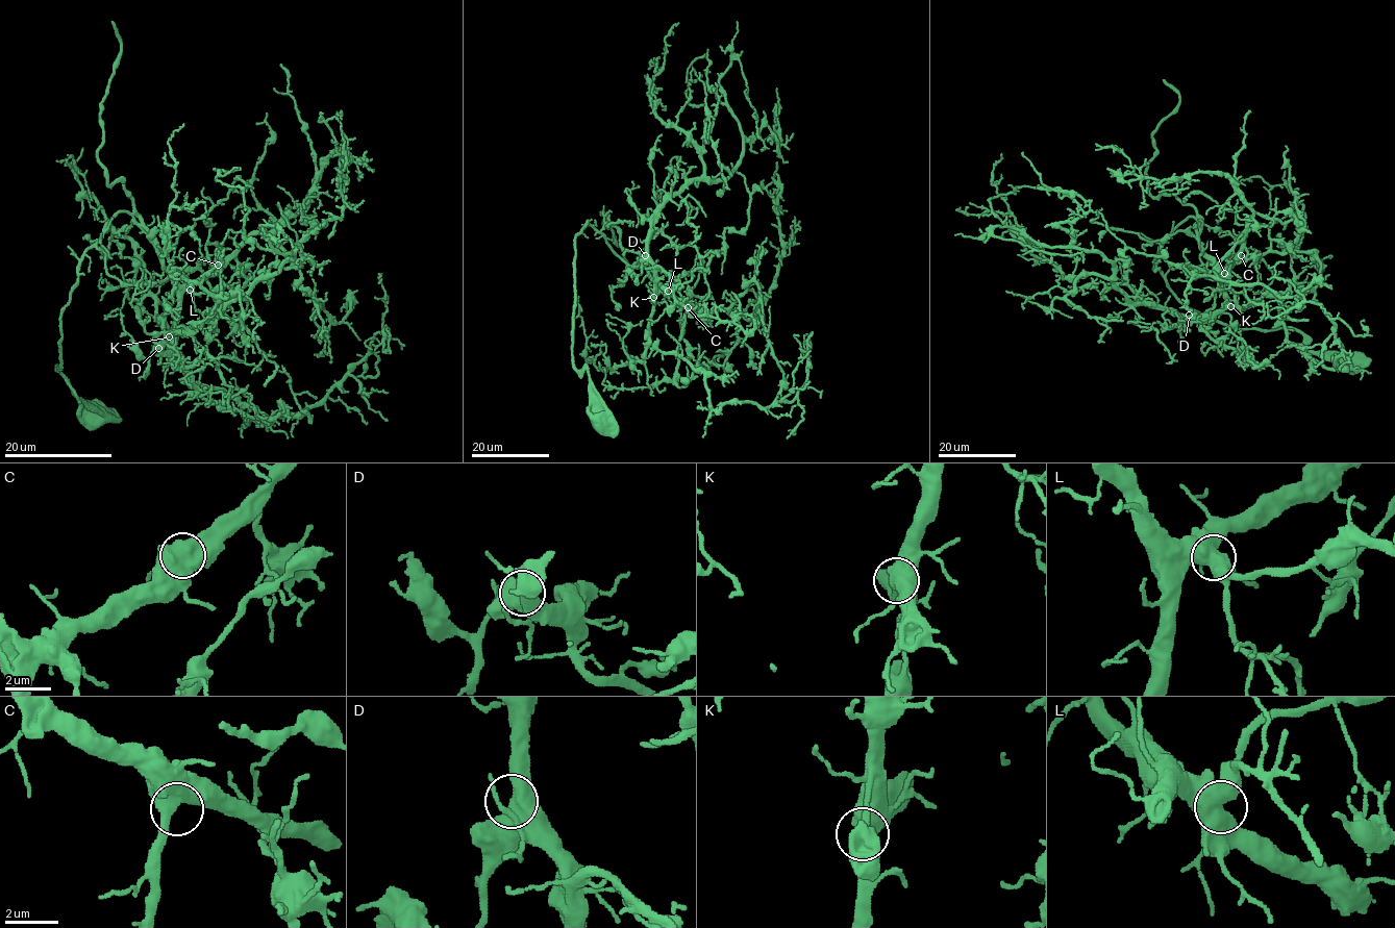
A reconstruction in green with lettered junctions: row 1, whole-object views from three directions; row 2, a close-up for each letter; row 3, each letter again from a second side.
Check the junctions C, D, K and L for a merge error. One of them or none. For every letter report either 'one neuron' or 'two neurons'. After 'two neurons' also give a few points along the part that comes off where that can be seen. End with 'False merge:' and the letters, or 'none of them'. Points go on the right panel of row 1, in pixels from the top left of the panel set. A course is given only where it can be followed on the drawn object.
C: one neuron
D: one neuron
K: one neuron
L: one neuron
False merge: none of them

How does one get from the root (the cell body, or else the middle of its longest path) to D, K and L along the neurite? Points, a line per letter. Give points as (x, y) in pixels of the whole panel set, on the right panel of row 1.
D: (1353, 359), (1305, 352), (1293, 329), (1227, 327), (1188, 308), (1155, 255), (1193, 217), (1226, 302), (1189, 315)
K: (1353, 359), (1305, 352), (1293, 329), (1227, 327), (1188, 308), (1155, 255), (1189, 217), (1230, 306)
L: (1353, 359), (1305, 352), (1293, 329), (1227, 327), (1188, 308), (1155, 255), (1193, 217), (1201, 250), (1224, 273)

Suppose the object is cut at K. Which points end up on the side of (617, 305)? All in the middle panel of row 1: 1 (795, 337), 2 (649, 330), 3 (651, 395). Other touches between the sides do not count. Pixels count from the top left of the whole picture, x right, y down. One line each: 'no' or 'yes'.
1: no
2: no
3: no

